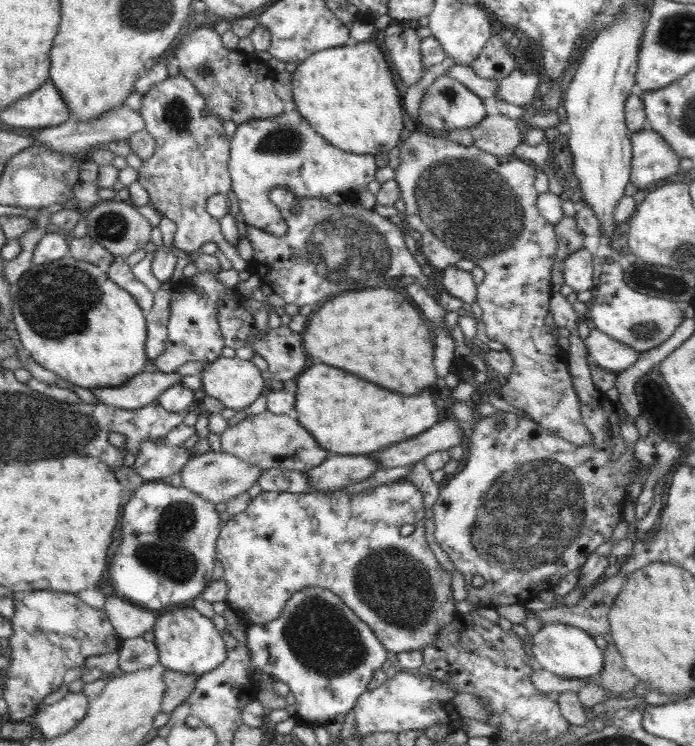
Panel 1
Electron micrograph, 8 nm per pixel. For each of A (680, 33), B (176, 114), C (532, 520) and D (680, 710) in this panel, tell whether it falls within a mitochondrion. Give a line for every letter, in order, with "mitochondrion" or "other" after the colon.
A: mitochondrion
B: mitochondrion
C: mitochondrion
D: other

